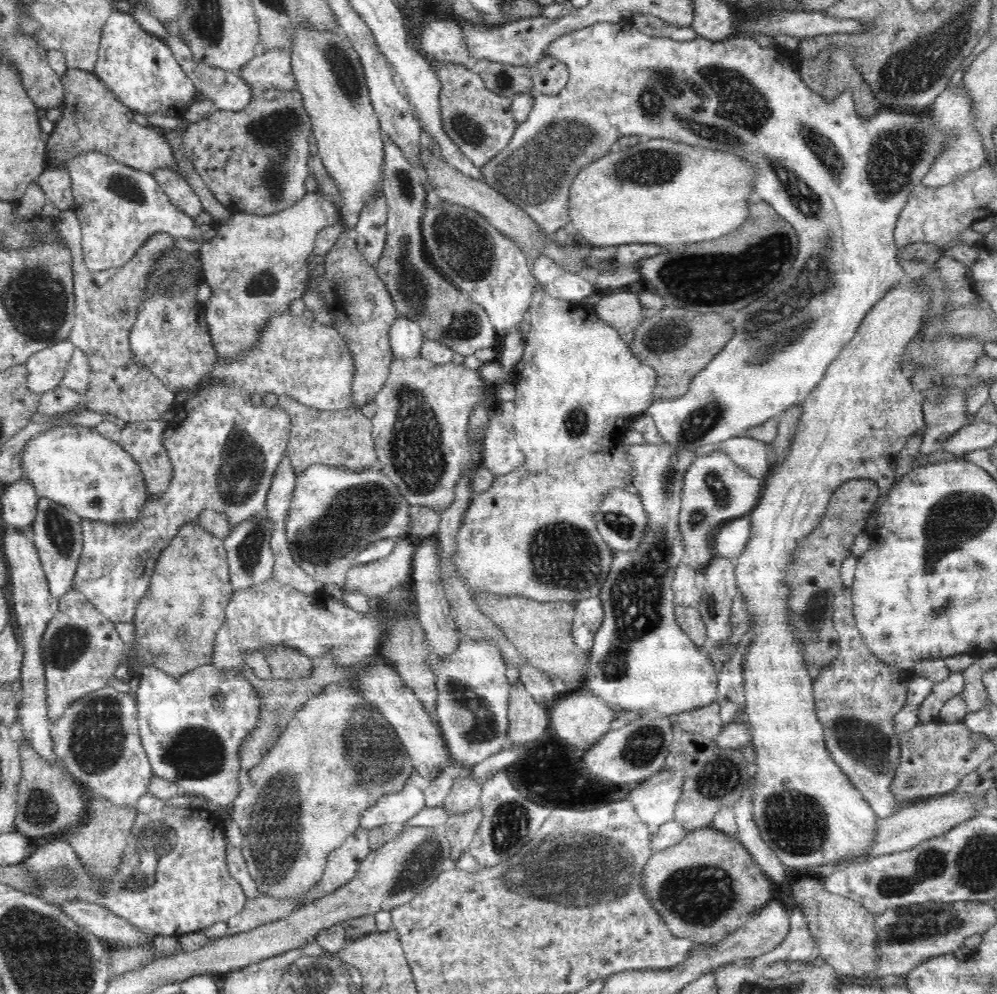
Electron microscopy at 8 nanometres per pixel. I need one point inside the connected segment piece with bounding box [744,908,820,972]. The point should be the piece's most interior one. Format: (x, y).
(798, 945)

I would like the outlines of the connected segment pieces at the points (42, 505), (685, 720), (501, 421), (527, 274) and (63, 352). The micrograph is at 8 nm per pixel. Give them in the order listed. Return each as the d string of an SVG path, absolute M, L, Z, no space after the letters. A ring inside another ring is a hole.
M39 498L36 514L29 532L38 551L45 575L50 583L49 589L54 597L59 599L69 590L75 588L77 566L83 550L83 518L74 514L62 504L47 498Z
M712 702L710 706L682 712L675 716L682 732L699 732L708 738L715 739L722 730L722 717L720 717L720 704Z
M500 401L498 408L489 411L489 425L482 442L481 462L496 477L508 474L524 465L525 458L515 439L513 416L515 401Z
M446 201L429 204L422 220L421 235L424 236L426 250L430 250L432 260L436 262L436 268L440 268L440 272L446 278L450 278L454 286L460 286L465 290L470 301L482 306L498 334L504 335L519 325L522 319L528 319L528 310L536 284L531 273L531 260L522 253L516 243L512 243L512 240L500 230L493 228L484 216L480 216L470 208Z
M66 338L54 346L34 352L25 363L29 374L27 387L32 392L43 395L61 385L74 349L74 343Z

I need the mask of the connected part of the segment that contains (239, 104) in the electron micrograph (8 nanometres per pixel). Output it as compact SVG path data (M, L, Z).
M163 22L162 25L171 35L167 40L165 40L166 44L170 47L174 58L178 61L178 64L180 64L182 69L184 69L184 72L194 81L201 96L212 99L219 110L240 112L246 108L247 104L250 104L250 100L254 97L252 96L252 89L250 89L250 85L246 84L246 81L242 80L239 73L226 72L225 70L216 68L215 66L198 64L194 60L194 55L192 54L188 44L184 43L184 41L177 36L179 33L177 27L170 24L163 24Z

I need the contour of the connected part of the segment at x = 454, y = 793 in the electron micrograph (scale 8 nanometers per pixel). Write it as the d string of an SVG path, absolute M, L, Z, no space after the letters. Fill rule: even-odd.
M466 774L454 781L450 794L443 804L443 807L447 810L447 816L464 814L464 812L470 812L472 808L479 806L481 786L482 784L472 779L472 774Z

